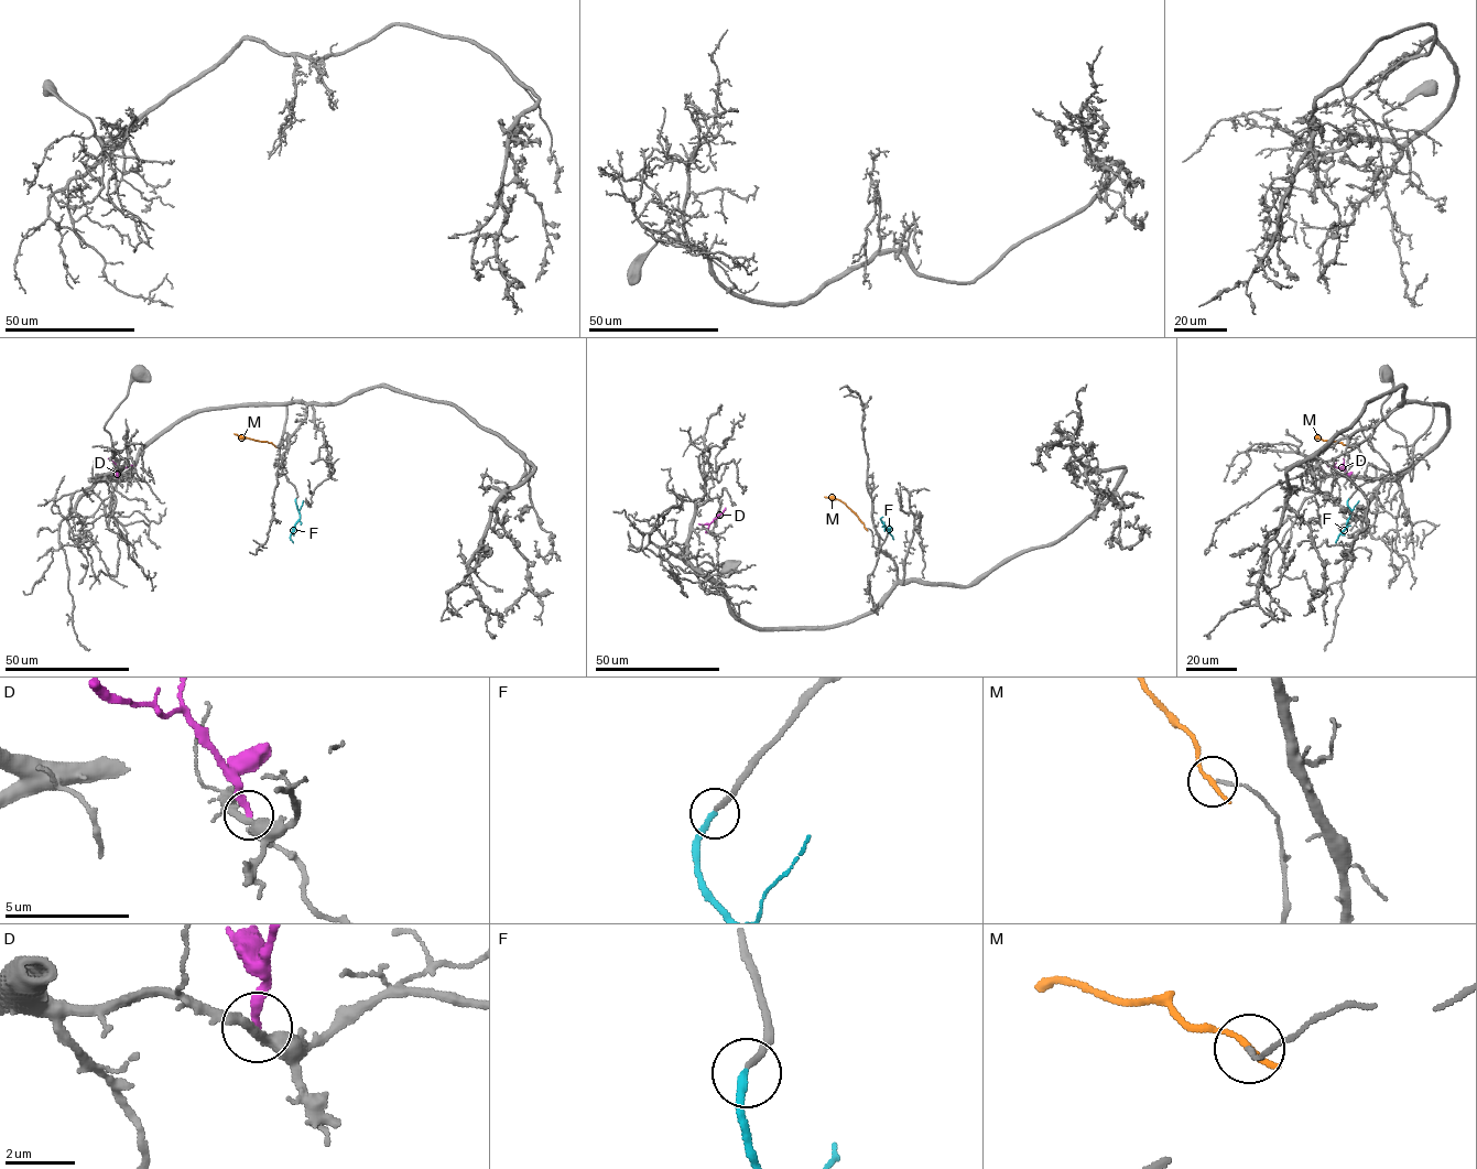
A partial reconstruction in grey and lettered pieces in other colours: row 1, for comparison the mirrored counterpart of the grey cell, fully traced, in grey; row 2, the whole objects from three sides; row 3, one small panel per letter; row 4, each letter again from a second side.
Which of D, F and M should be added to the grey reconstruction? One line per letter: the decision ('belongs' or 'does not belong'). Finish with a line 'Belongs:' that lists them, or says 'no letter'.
D: does not belong
F: belongs
M: does not belong
Belongs: F

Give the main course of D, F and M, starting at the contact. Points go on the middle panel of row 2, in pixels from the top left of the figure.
D: (707, 530), (709, 523), (725, 508)
F: (886, 530), (890, 530), (880, 520), (883, 517)
M: (866, 528), (844, 502), (824, 497)

